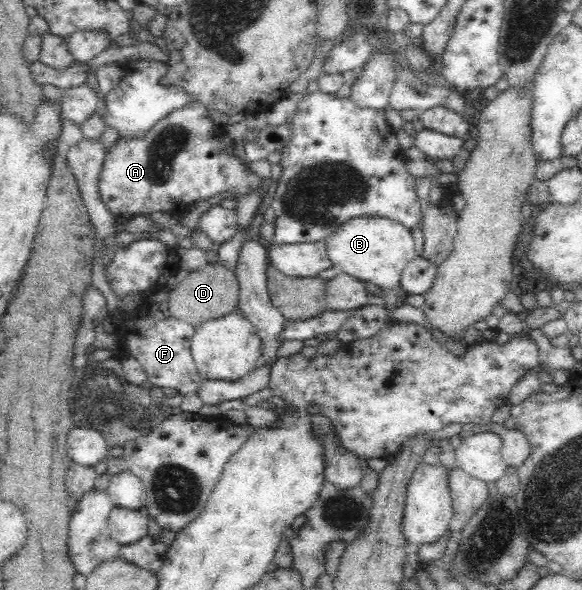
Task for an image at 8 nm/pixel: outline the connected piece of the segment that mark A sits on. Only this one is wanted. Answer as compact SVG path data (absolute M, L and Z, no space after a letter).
M194 99L159 120L142 137L118 139L105 153L99 176L99 196L110 214L117 219L166 212L178 218L180 210L218 192L228 190L238 199L256 191L262 178L236 158L232 141L216 139L218 132L220 125L214 124L204 104Z

